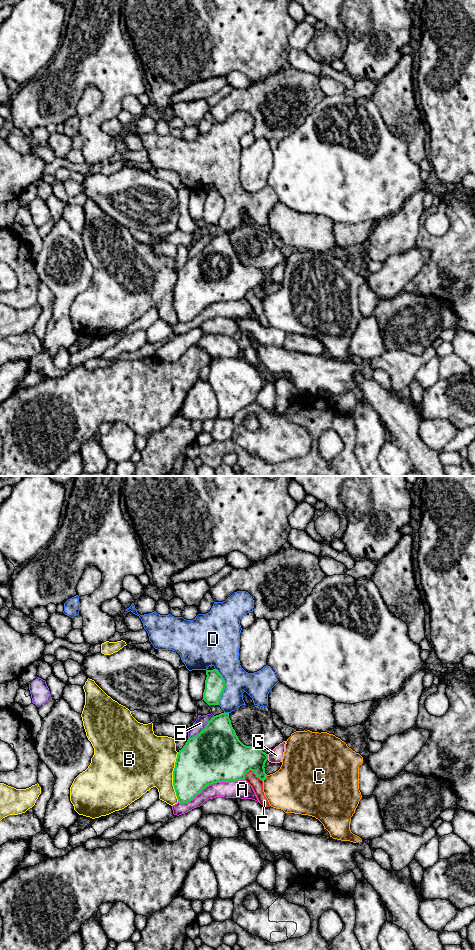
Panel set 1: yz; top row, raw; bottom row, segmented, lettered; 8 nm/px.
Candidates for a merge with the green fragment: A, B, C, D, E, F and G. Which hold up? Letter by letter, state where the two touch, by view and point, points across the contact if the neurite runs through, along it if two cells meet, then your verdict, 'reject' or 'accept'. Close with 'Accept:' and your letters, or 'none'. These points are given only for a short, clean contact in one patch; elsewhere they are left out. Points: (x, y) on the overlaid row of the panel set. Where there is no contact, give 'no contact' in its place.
A: yz (211, 783) | reject
B: yz (173, 777) | reject
C: yz (264, 778) | reject
D: yz (224, 686) | reject
E: yz (202, 730) | reject
F: yz (254, 773) | reject
G: yz (267, 757) | reject
Accept: none

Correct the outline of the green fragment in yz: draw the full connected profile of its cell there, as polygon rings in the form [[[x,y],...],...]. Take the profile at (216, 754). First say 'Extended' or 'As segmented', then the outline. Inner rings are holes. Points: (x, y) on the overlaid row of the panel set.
As segmented. [[[229,713],[216,715],[177,754],[173,786],[178,802],[193,800],[213,783],[244,780],[250,770],[263,781],[267,760],[268,754],[239,740]]]

